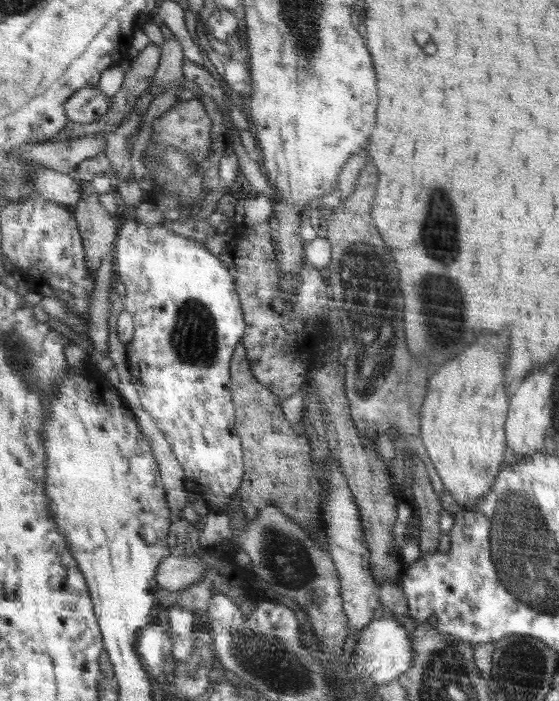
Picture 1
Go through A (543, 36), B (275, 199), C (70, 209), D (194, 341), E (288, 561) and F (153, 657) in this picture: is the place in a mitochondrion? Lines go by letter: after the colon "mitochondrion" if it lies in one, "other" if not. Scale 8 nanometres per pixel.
A: other
B: other
C: other
D: mitochondrion
E: mitochondrion
F: other

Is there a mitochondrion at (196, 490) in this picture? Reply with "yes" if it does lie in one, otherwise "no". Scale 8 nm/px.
no

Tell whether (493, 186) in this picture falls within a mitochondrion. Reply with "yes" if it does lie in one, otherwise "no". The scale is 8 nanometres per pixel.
no

